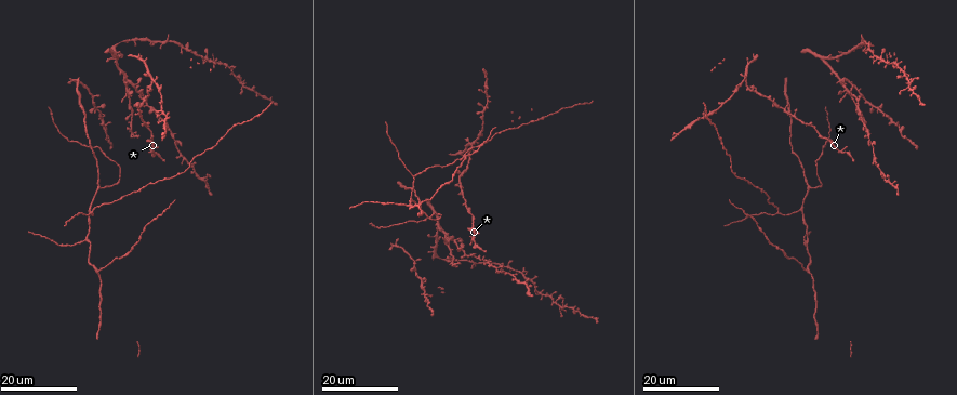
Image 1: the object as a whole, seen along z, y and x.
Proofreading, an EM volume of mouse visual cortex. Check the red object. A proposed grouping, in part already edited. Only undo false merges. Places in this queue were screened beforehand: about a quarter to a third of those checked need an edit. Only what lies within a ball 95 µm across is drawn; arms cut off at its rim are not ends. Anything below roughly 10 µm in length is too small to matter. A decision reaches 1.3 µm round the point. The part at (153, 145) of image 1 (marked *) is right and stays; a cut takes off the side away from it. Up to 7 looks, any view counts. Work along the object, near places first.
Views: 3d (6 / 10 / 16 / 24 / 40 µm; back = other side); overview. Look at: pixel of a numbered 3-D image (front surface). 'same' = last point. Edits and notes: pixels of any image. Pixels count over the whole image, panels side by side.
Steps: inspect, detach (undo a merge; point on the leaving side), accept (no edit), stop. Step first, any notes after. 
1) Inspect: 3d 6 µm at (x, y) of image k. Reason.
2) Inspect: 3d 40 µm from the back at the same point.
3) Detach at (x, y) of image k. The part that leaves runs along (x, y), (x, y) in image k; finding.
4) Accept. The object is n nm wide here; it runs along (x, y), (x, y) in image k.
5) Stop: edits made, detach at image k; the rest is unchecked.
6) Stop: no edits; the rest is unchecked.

Inspect: 3d 16 µm at (799, 211) of image 1. Three-way junction.

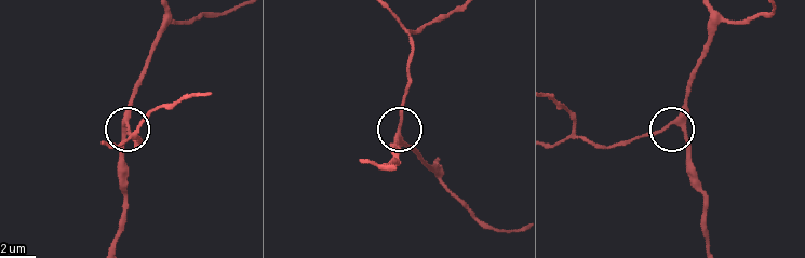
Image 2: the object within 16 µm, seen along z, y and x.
Inspect: 3d 10 µm at (398, 134) of image 2. Zoom in.

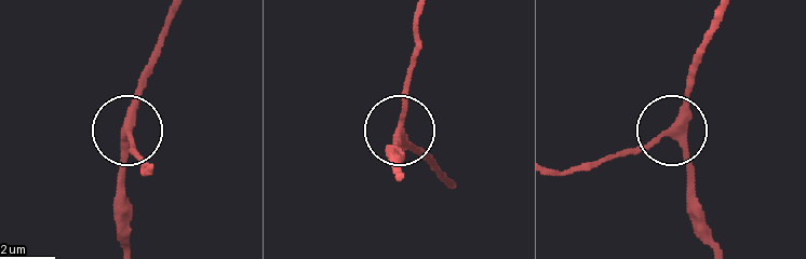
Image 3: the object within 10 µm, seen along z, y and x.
Accept. It runs along (173, 15), (126, 134), (126, 208) in image 3; one neuron here.

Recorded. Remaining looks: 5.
Inspect: 3d 24 µm at (810, 271) of image 1. Arms part here.

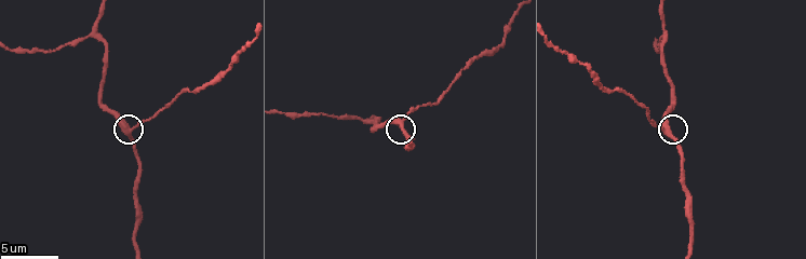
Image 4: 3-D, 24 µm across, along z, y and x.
Inspect: 3d 10 µm at (402, 125) of image 4.

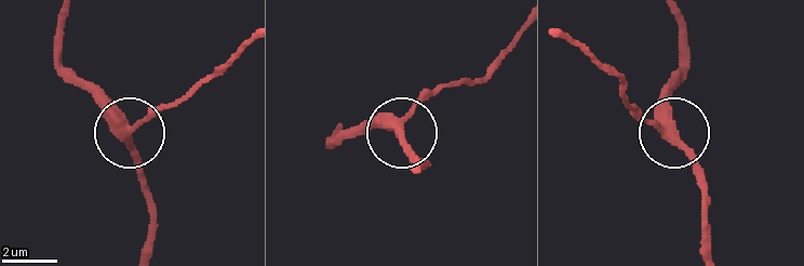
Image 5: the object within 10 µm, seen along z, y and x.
Accept. The object is 330 nm wide here; continuous, no second neuron.

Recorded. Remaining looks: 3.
Inspect: 3d 16 µm at (460, 180) of image 1. A narrow waist.

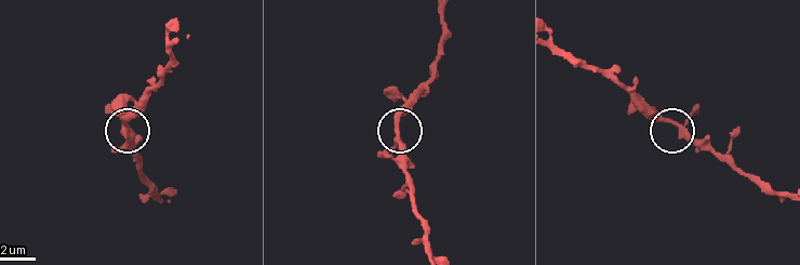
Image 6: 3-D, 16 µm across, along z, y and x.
Inspect: 3d 10 µm at (395, 127) of image 6.

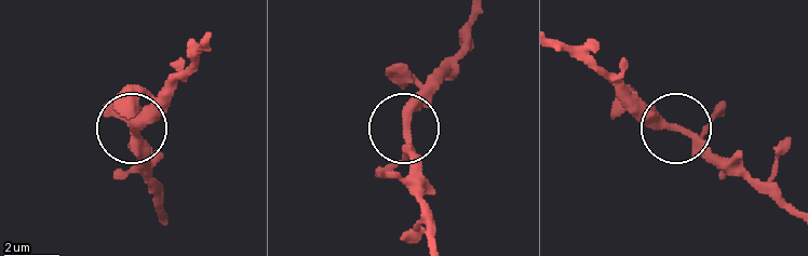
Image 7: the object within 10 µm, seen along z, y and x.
Accept. 3 arms meet here; all the same neuron.

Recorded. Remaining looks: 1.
Stop: no edits; the rest is unchecked.

